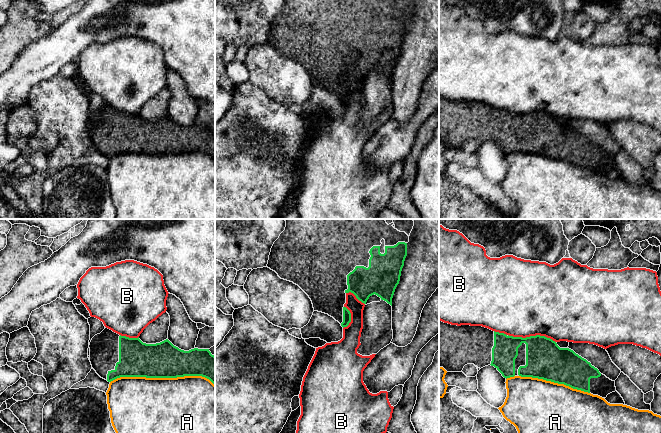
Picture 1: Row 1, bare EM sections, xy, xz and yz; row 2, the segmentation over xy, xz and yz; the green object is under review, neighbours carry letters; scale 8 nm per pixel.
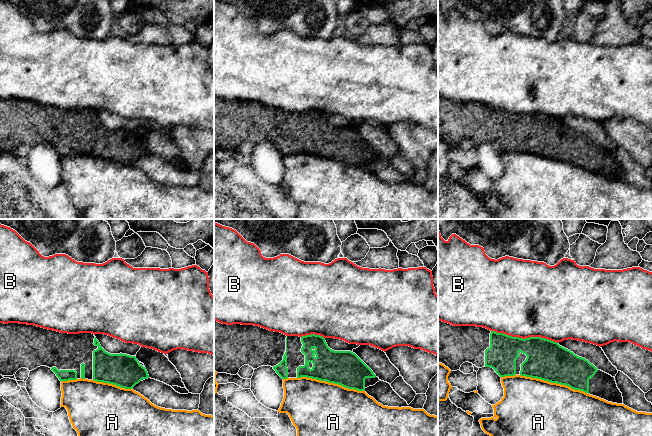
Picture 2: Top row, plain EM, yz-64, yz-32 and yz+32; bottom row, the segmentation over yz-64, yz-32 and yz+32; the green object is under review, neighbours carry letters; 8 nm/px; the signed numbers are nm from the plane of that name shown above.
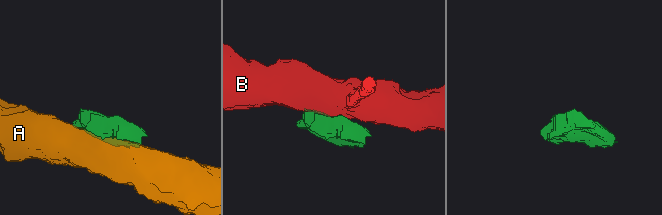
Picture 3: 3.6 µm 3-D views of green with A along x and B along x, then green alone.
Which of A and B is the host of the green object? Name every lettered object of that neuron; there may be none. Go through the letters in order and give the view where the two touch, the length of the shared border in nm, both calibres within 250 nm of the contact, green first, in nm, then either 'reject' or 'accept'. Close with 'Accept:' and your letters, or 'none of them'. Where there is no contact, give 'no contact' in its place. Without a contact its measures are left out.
A: xy | 850 nm | 280/500 nm | reject
B: yz | 380 nm | 300/500 nm | reject
Accept: none of them

